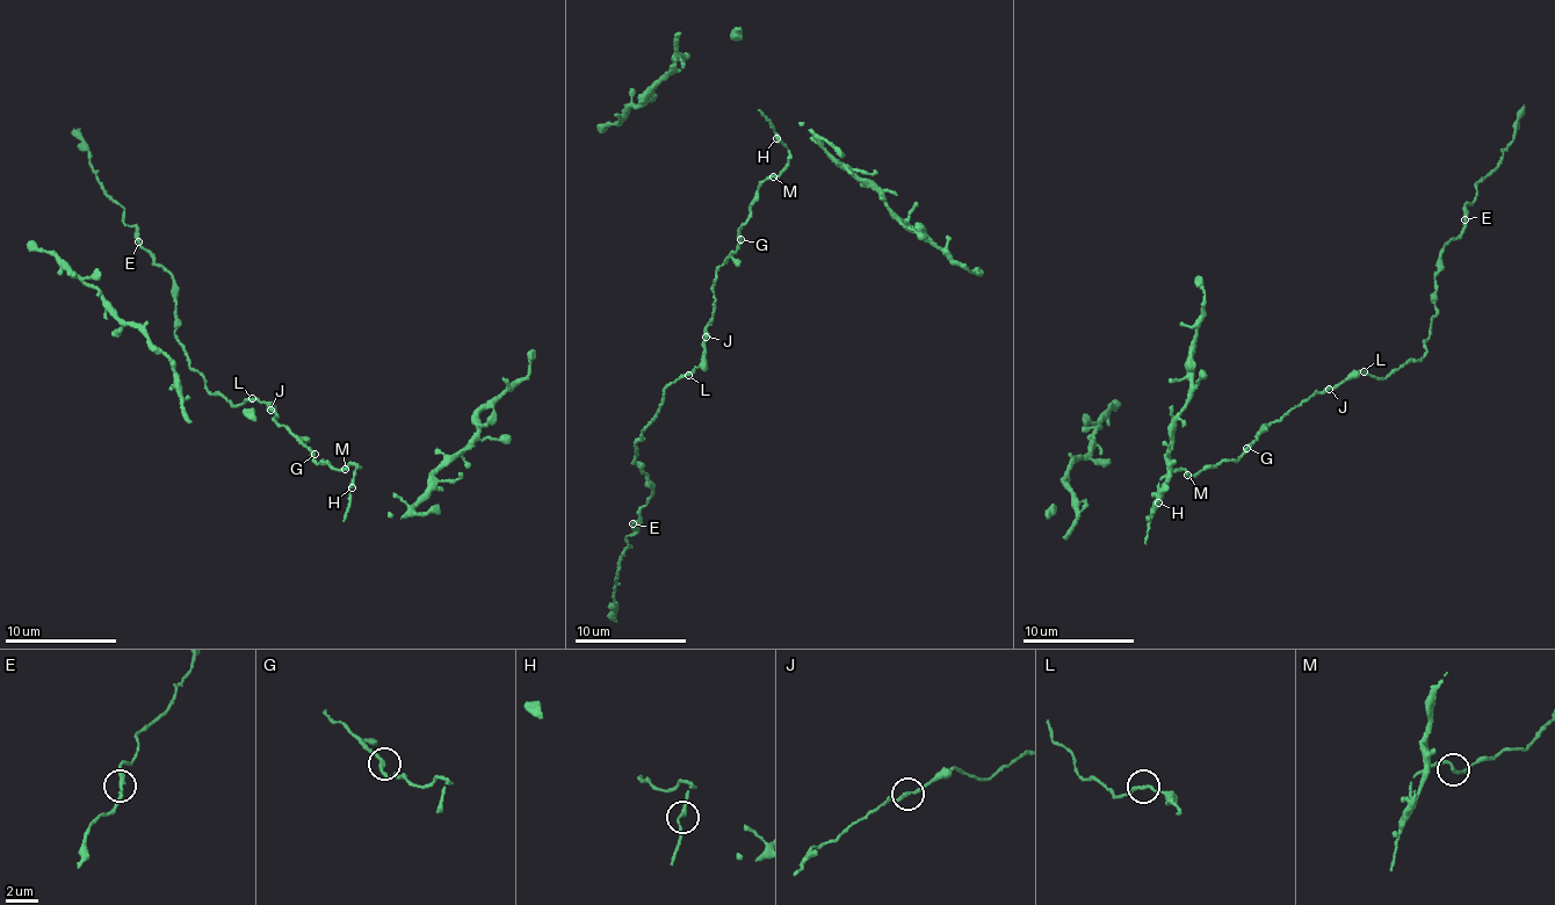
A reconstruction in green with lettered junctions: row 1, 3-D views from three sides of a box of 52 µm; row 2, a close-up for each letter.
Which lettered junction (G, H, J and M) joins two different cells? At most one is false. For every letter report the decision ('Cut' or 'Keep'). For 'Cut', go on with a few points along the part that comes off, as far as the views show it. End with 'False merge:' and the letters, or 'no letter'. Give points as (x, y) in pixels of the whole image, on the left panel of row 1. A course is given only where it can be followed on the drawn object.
G: Keep
H: Keep
J: Keep
M: Keep
False merge: no letter

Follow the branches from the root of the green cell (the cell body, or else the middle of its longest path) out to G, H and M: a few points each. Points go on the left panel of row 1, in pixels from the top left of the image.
G: (274, 418), (315, 454)
H: (274, 418), (319, 463), (322, 458), (339, 470), (352, 464), (356, 468), (355, 486), (352, 487)
M: (274, 418), (311, 453), (311, 457), (319, 463), (322, 458), (335, 469), (345, 469)

